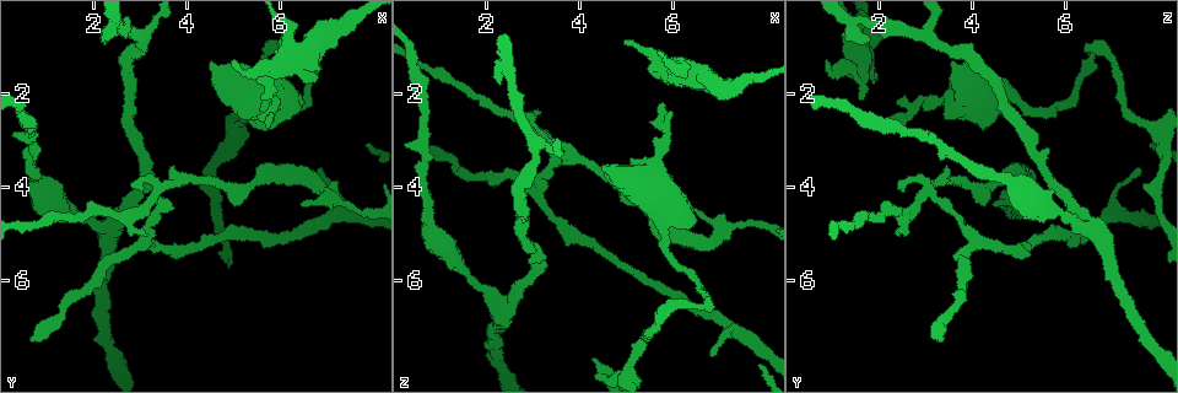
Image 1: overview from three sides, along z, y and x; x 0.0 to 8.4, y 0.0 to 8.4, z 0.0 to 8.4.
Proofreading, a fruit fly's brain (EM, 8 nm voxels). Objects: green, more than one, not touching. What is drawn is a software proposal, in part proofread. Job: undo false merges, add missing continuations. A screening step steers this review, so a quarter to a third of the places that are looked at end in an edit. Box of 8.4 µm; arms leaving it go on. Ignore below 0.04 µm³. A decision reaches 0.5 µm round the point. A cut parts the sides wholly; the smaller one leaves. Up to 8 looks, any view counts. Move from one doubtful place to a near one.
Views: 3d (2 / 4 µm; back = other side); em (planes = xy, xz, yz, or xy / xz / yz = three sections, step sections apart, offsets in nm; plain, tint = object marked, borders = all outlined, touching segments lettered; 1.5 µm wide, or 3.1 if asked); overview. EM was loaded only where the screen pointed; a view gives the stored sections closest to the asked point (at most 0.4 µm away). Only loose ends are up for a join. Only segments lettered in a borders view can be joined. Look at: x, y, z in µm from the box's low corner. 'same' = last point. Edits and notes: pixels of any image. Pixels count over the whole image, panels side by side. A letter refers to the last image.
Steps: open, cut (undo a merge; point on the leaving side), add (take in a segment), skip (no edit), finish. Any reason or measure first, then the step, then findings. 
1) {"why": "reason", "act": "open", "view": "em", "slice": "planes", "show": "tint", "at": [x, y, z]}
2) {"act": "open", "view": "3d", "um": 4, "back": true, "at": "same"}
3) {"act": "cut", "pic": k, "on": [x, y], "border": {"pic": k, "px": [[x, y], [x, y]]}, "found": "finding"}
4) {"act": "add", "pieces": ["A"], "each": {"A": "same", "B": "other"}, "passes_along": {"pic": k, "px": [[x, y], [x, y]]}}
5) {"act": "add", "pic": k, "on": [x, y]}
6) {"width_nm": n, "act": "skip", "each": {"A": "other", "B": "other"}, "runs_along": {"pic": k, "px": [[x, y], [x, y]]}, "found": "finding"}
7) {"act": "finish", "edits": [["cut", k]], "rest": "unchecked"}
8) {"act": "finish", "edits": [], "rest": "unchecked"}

{"act": "open", "view": "em", "slice": "planes", "show": "borders", "at": [6.70, 1.25, 6.55]}

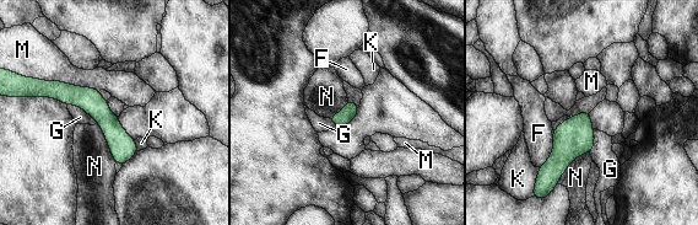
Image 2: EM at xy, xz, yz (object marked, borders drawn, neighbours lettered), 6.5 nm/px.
{"act": "skip", "each": {"F": "other", "G": "other", "K": "other", "M": "other", "N": "other"}, "runs_along": {"pic": 2, "px": [[43, 91], [84, 97], [134, 150]]}, "found": "continuous, no second neuron"}

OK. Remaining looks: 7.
{"why": "thick end", "act": "open", "view": "em", "slice": "xy", "step": 4, "show": "tint", "at": [4.55, 1.35, 3.55]}

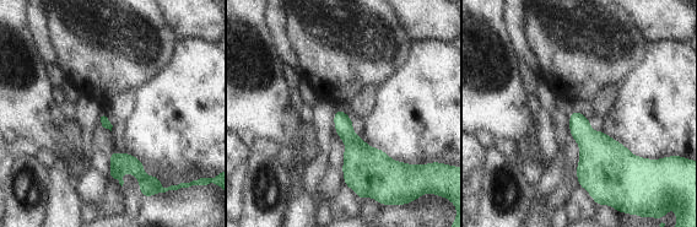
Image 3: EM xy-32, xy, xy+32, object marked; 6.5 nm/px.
{"act": "open", "view": "em", "slice": "planes", "show": "borders", "at": "same"}

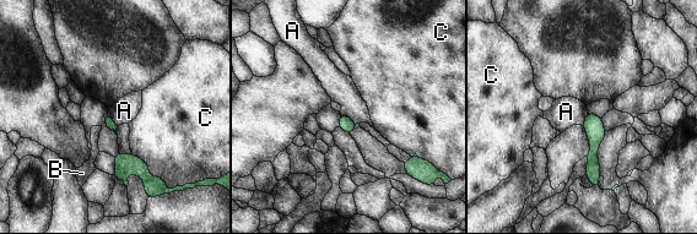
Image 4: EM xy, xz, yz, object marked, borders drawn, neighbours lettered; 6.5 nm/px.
{"act": "skip", "each": {"A": "other", "B": "other", "C": "other"}, "border": {"pic": 4, "px": [[340, 113], [357, 123]]}, "found": "no lettered segment goes on from it"}

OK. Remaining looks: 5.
{"why": "thick end", "act": "open", "view": "em", "slice": "xz", "step": 8, "show": "borders", "at": [6.85, 1.75, 1.95]}

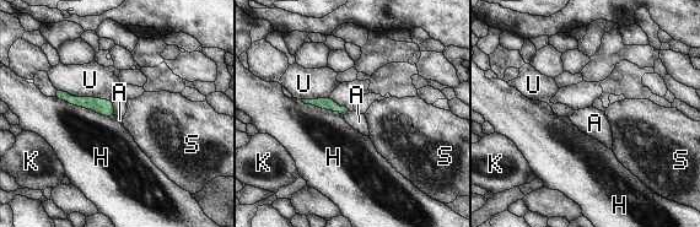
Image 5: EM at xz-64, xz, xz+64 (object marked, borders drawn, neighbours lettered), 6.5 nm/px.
{"why": "another direction", "act": "open", "view": "em", "slice": "yz", "step": 4, "show": "borders", "at": "same"}

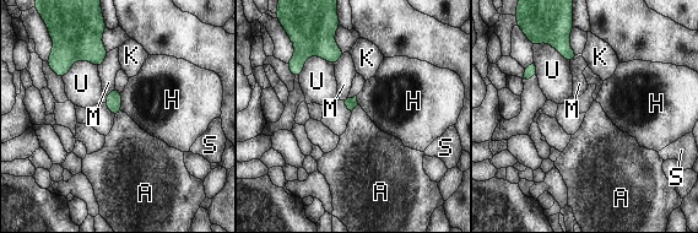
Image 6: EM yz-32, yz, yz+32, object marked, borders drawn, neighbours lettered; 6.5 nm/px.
{"act": "skip", "each": {"A": "other", "H": "other", "K": "other", "M": "other", "S": "other", "U": "other"}, "border": {"pic": 6, "px": [[120, 110], [114, 118]]}, "found": "none of them fits"}

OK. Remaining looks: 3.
{"act": "finish", "edits": [], "rest": "unchecked"}

